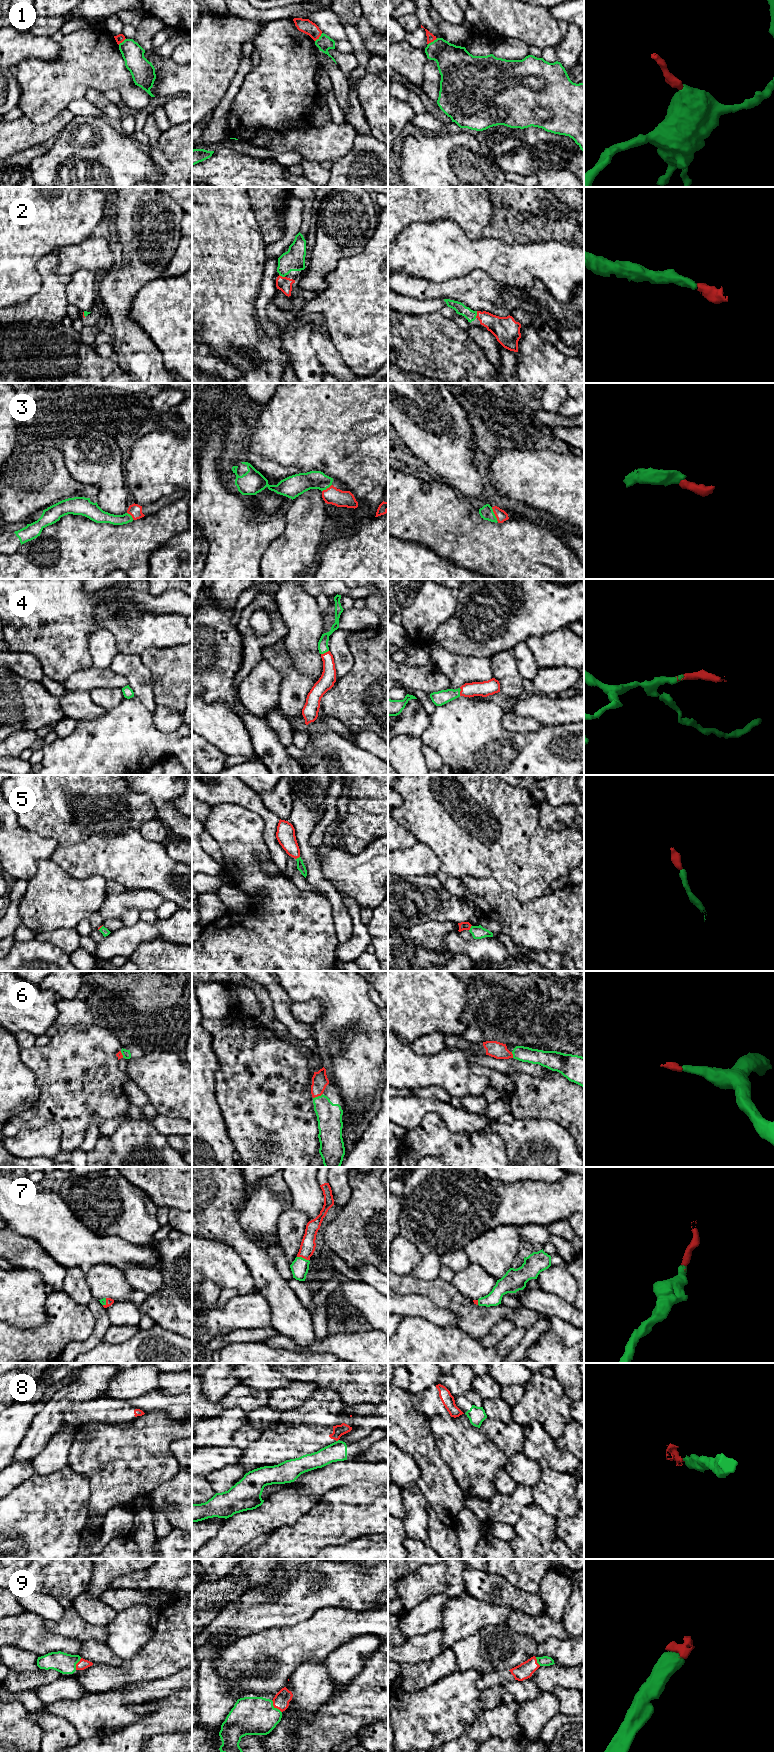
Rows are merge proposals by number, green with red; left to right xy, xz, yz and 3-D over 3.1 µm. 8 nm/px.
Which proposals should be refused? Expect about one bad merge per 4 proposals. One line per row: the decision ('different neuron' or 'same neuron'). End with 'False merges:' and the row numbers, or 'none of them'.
1: same neuron
2: same neuron
3: same neuron
4: same neuron
5: same neuron
6: same neuron
7: same neuron
8: different neuron
9: same neuron
False merges: 8

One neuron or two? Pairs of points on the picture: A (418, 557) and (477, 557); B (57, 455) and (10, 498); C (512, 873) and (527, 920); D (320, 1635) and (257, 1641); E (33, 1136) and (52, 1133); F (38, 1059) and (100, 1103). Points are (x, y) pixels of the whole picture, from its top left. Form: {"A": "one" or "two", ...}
{"A": "two", "B": "one", "C": "two", "D": "one", "E": "one", "F": "one"}

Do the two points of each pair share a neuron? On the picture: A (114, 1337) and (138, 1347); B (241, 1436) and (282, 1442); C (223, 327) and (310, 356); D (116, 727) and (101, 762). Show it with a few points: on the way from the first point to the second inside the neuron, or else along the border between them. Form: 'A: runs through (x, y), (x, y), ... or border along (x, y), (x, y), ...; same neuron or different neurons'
A: border along (140, 1328), (122, 1342), (103, 1341); different neurons
B: border along (260, 1437), (244, 1449); different neurons
C: border along (280, 337), (283, 343), (283, 351), (289, 362); different neurons
D: runs through (116, 736), (116, 747), (110, 753); same neuron

